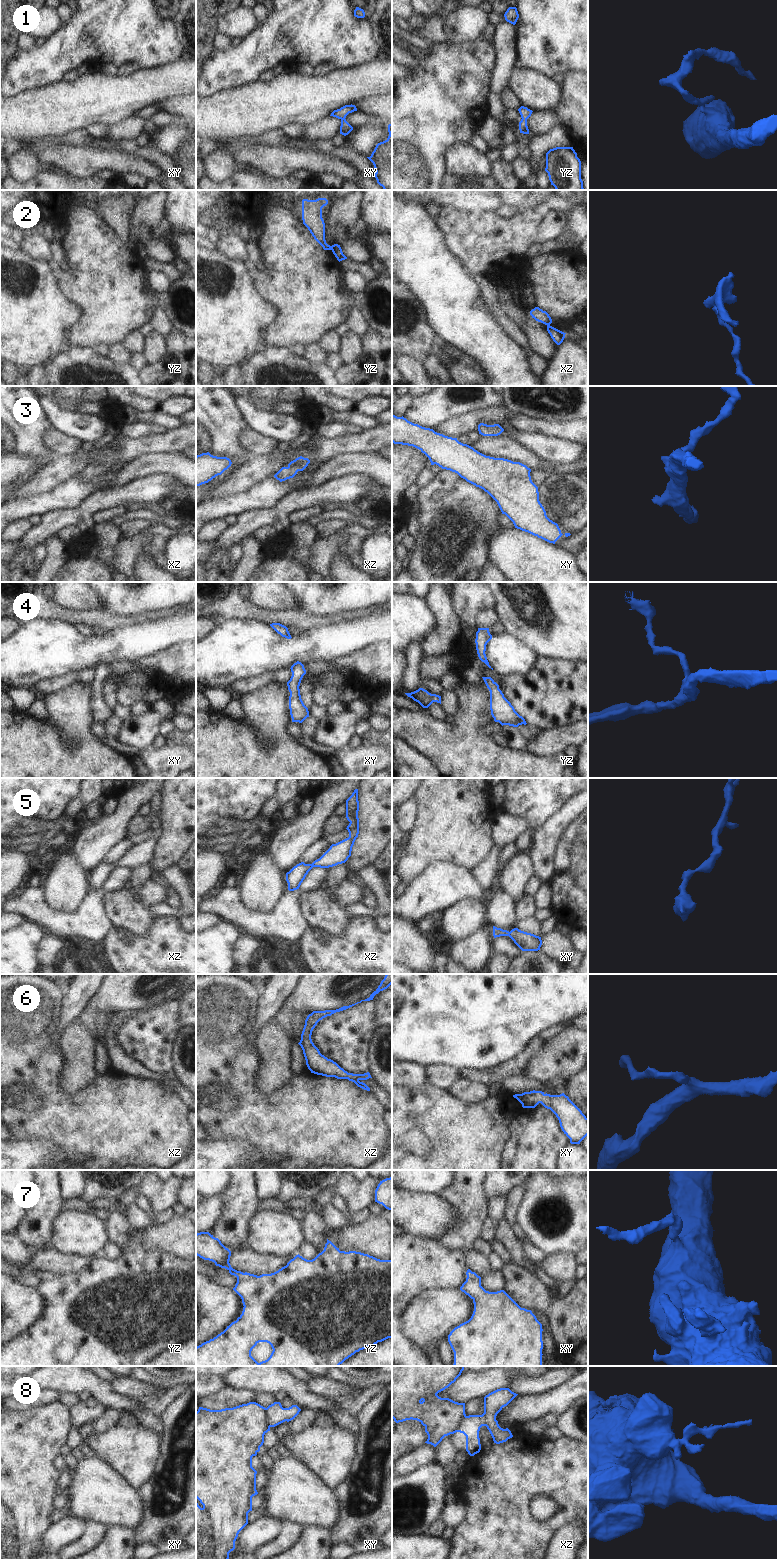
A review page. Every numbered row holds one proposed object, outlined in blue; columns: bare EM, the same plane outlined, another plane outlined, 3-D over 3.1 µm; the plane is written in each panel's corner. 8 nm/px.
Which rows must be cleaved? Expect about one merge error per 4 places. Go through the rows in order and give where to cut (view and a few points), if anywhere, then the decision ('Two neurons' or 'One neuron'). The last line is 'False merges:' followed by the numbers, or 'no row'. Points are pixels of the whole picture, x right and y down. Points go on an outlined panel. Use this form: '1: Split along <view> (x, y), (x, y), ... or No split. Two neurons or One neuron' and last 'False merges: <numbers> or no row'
1: Split along yz (522, 118), (526, 119). Two neurons
2: Split along yz (330, 246), (331, 249). Two neurons
3: No split. One neuron
4: No split. One neuron
5: No split. One neuron
6: No split. One neuron
7: No split. One neuron
8: Split along xy (266, 1408), (267, 1423), (270, 1426). Two neurons
False merges: 1, 2, 8.

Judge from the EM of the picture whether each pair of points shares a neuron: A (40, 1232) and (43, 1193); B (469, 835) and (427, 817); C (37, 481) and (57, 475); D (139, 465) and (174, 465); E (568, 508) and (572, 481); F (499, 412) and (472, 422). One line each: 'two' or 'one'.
A: one
B: one
C: one
D: one
E: one
F: one

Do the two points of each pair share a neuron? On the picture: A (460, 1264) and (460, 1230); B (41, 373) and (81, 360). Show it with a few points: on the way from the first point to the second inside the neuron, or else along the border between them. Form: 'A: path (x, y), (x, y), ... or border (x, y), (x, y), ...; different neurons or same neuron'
A: border (438, 1240), (447, 1248), (463, 1250), (467, 1253); different neurons
B: path (51, 373), (58, 373), (66, 366), (71, 365); same neuron

